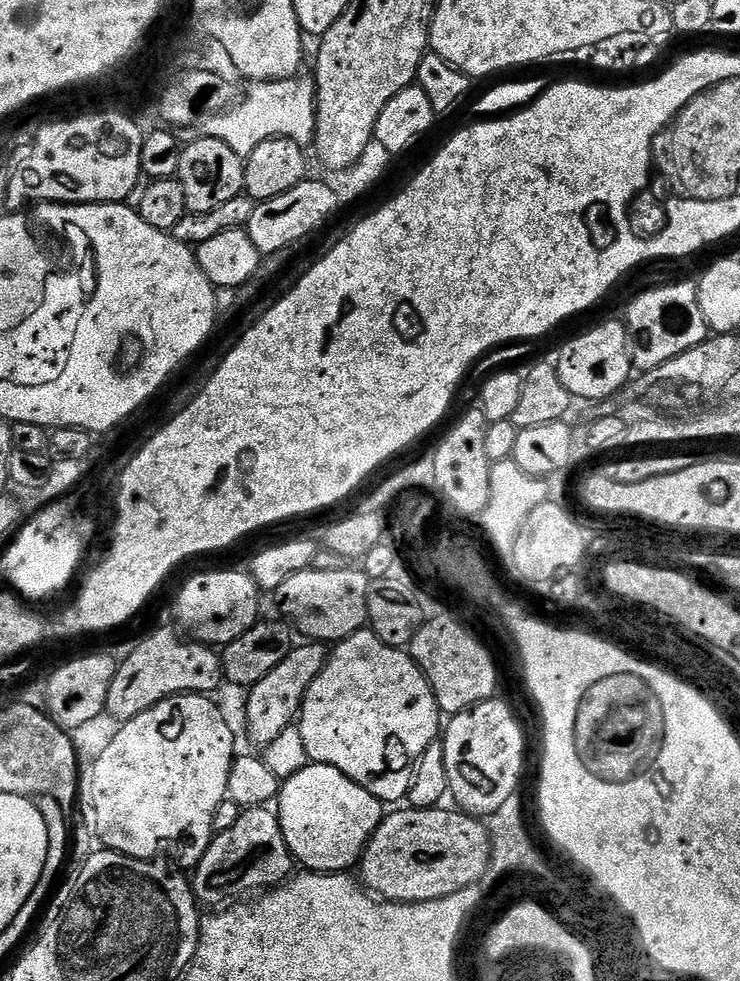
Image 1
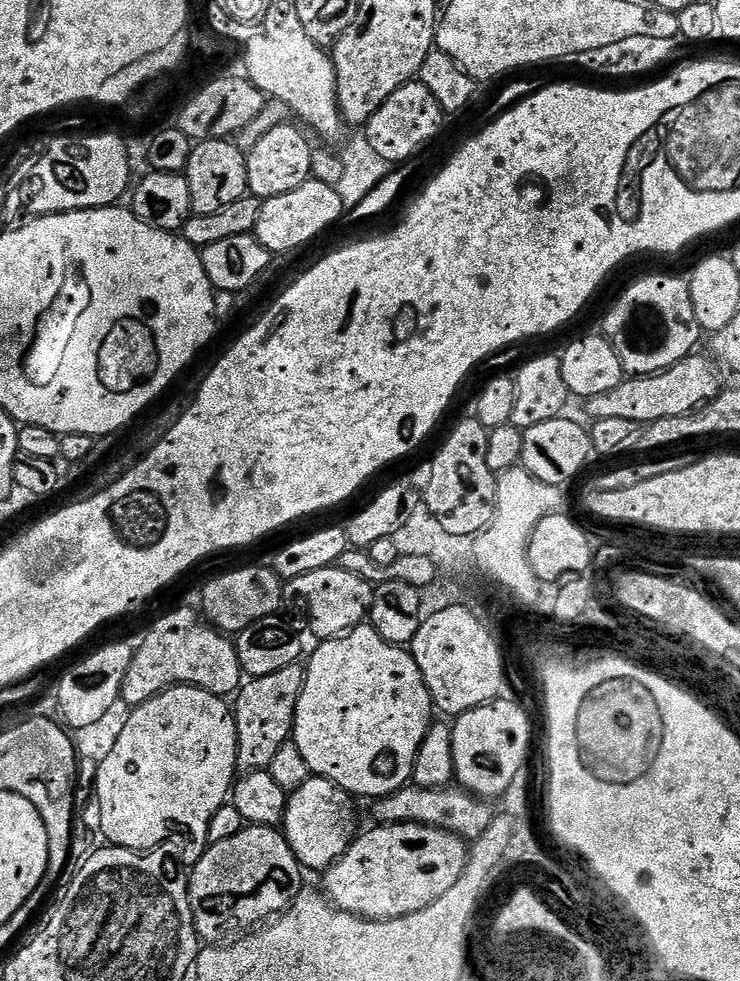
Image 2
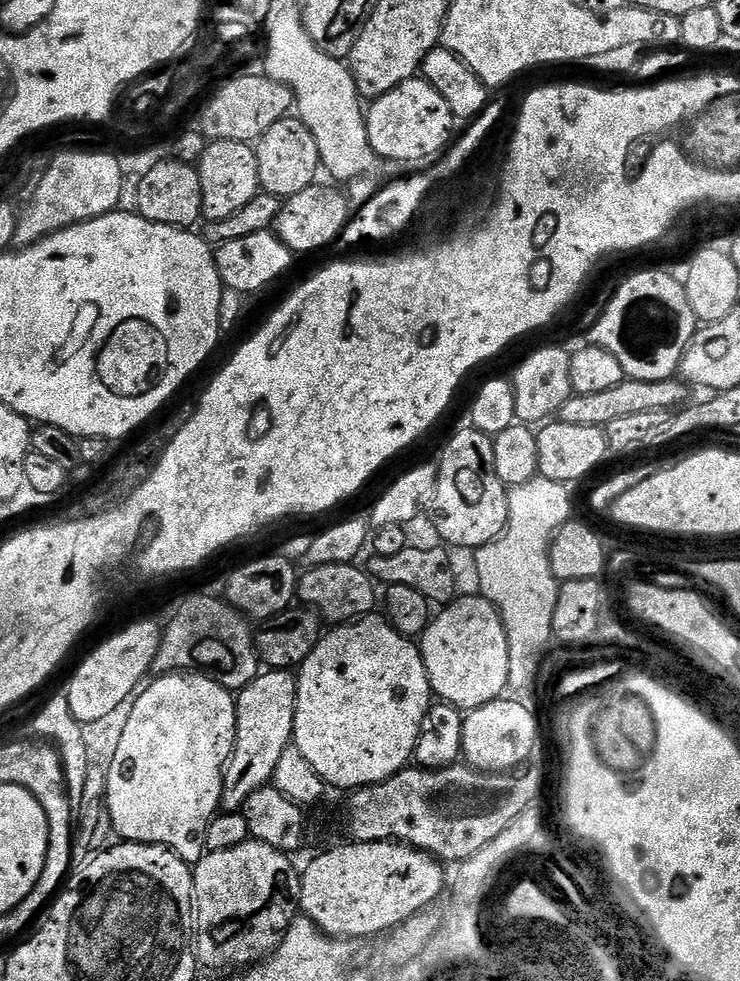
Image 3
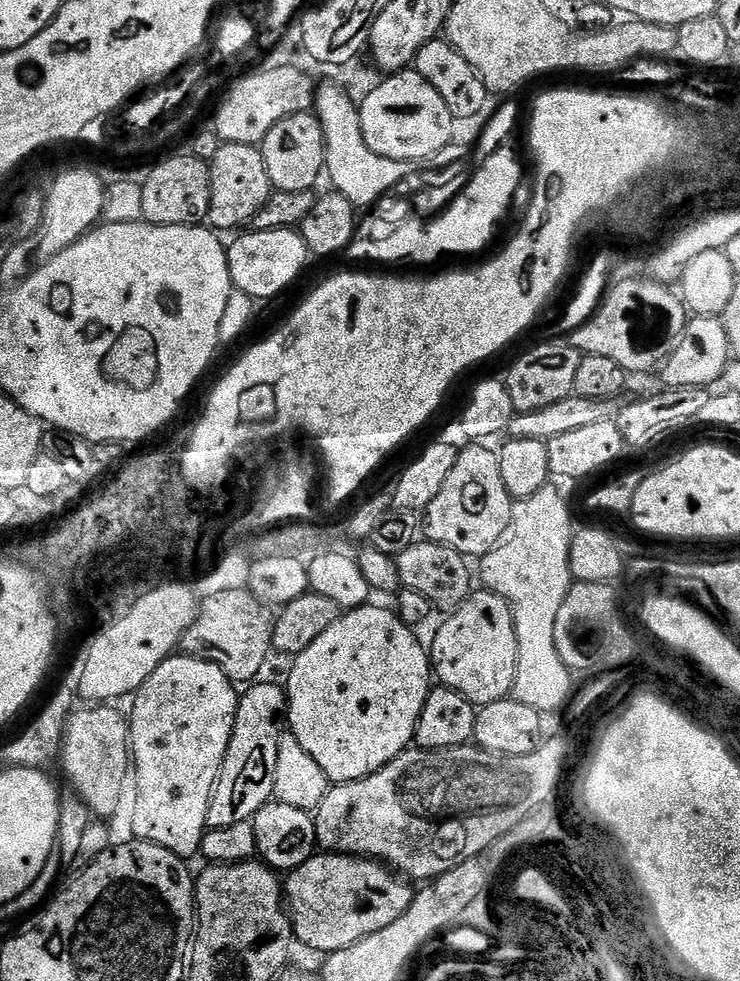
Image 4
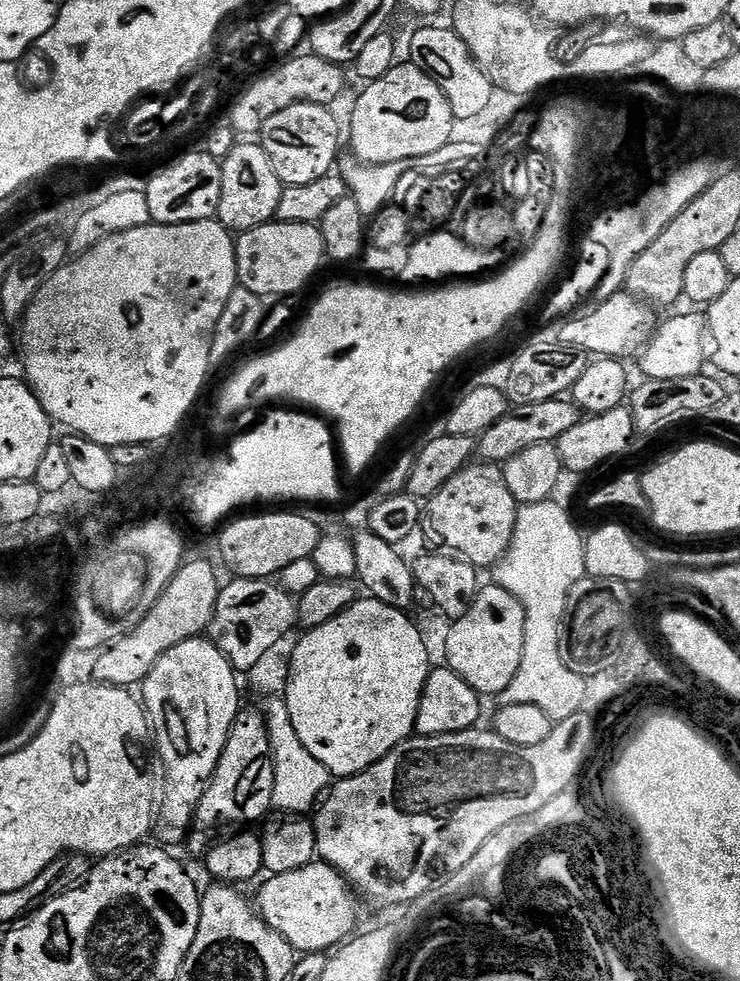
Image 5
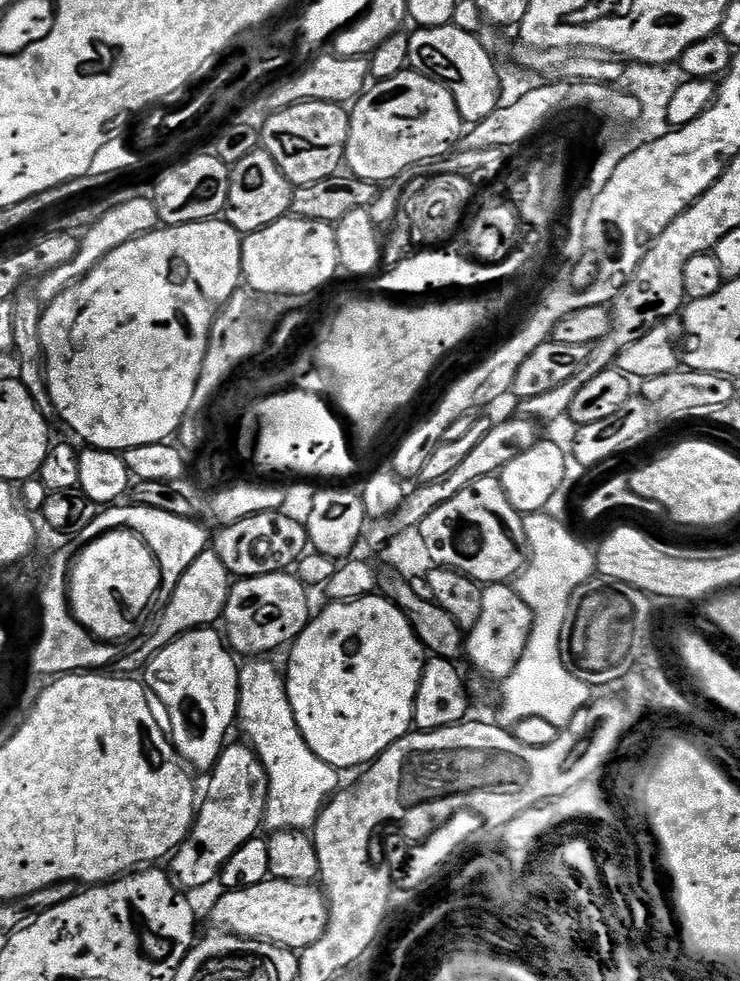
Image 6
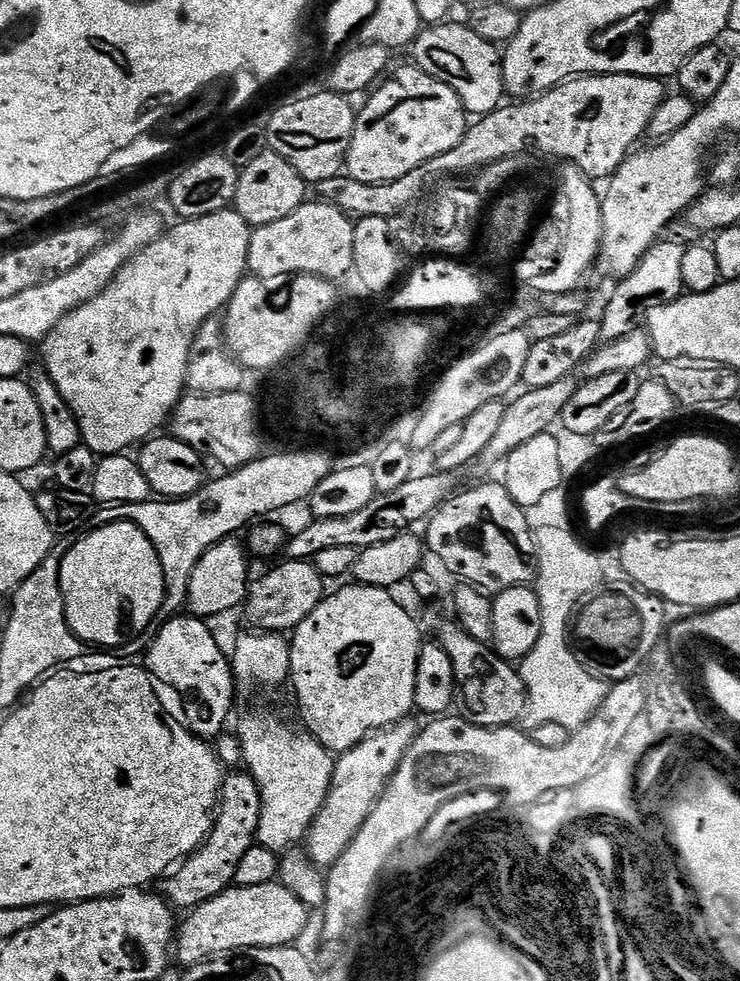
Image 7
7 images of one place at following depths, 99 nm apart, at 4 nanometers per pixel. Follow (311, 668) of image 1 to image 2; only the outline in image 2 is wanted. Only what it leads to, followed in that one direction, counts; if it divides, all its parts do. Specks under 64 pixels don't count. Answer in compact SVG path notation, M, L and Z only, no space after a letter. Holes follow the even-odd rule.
M294 663L282 670L274 670L274 674L249 679L241 687L235 697L236 704L234 700L234 715L240 747L236 752L236 763L244 772L266 770L270 762L274 762L274 754L289 743L298 698L304 685L304 673L305 669L299 663Z

